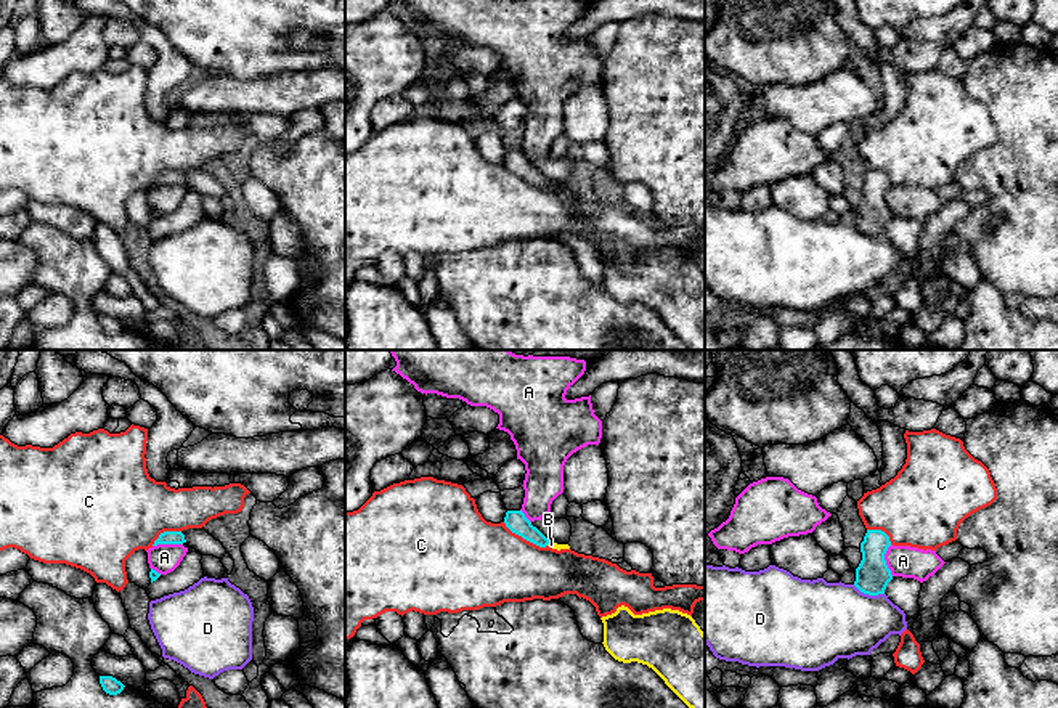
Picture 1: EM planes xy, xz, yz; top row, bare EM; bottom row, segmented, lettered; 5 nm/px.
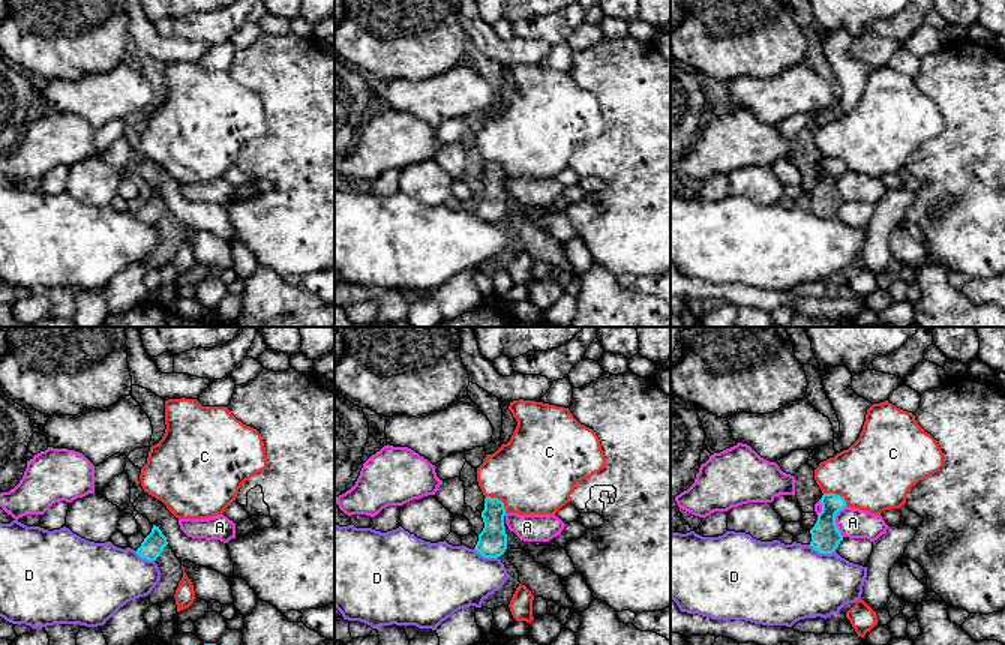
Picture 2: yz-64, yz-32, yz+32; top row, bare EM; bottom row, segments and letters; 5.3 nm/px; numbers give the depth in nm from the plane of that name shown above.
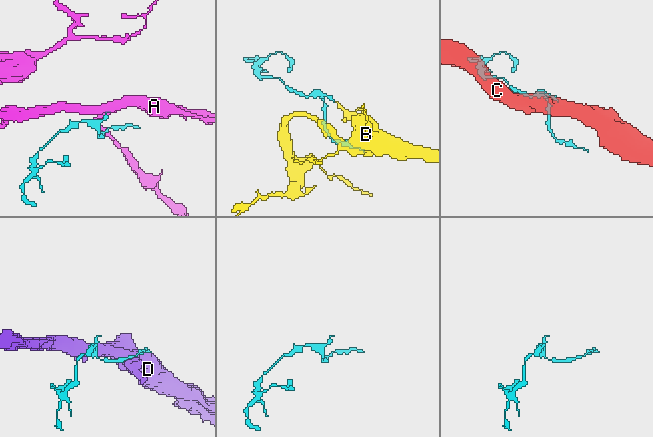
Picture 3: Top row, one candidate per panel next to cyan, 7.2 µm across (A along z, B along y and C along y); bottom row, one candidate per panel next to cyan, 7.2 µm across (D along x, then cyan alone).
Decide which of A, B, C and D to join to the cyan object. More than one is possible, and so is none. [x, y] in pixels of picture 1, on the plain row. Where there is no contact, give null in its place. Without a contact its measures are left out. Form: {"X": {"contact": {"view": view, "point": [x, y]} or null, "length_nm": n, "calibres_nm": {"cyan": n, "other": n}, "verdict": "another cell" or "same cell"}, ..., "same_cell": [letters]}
{"A": {"contact": {"view": "yz", "point": [885, 201]}, "length_nm": 160, "calibres_nm": {"cyan": 170, "other": 160}, "verdict": "another cell"}, "B": {"contact": {"view": "xz", "point": [548, 183]}, "length_nm": 30, "calibres_nm": {"cyan": 110, "other": 30}, "verdict": "same cell"}, "C": {"contact": {"view": "xz", "point": [525, 179]}, "length_nm": 260, "calibres_nm": {"cyan": 110, "other": 420}, "verdict": "another cell"}, "D": {"contact": {"view": "yz", "point": [869, 235]}, "length_nm": 170, "calibres_nm": {"cyan": 170, "other": 380}, "verdict": "another cell"}, "same_cell": ["B"]}

